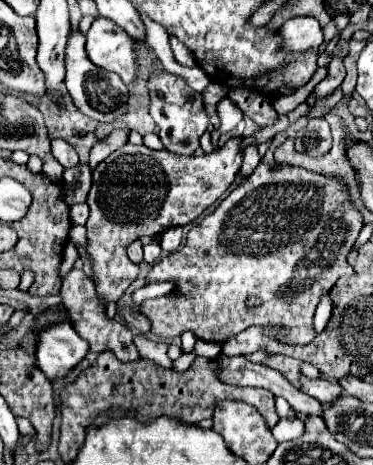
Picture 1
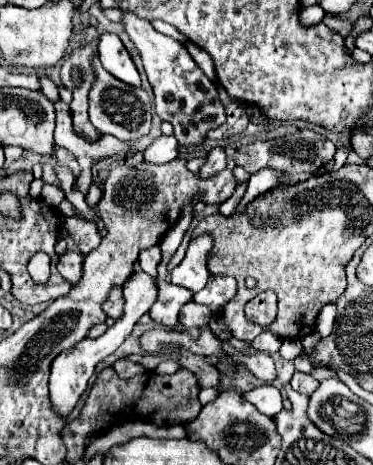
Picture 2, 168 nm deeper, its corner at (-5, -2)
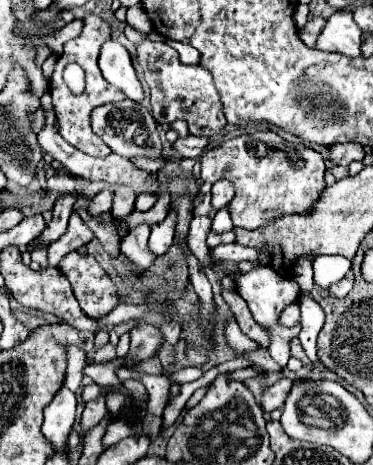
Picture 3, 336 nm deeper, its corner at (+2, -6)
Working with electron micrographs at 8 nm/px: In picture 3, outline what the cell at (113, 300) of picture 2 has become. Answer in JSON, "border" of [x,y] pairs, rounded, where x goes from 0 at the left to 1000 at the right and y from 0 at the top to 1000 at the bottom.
{"border":[[[188,542],[161,563],[161,585],[188,602],[198,637],[231,680],[273,684],[322,654],[300,598],[273,581],[252,551]]]}

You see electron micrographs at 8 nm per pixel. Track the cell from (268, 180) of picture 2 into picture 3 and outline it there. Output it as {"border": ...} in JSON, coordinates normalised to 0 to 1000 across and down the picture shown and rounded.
{"border":[[[611,447],[584,452],[584,456],[579,456],[579,465],[574,465],[574,477],[568,477],[568,486],[563,486],[563,499],[601,503],[601,499],[627,495],[627,482],[622,482],[622,473],[617,473],[617,469],[622,469],[622,465],[617,465]]]}

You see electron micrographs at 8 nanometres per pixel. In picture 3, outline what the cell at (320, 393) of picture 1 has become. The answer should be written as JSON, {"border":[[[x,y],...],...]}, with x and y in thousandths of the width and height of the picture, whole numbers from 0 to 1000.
{"border":[[[751,813],[740,826],[718,830],[702,847],[702,882],[708,886],[729,886],[740,877],[761,873],[761,860],[772,856],[772,843],[783,834],[783,817],[777,813]]]}

